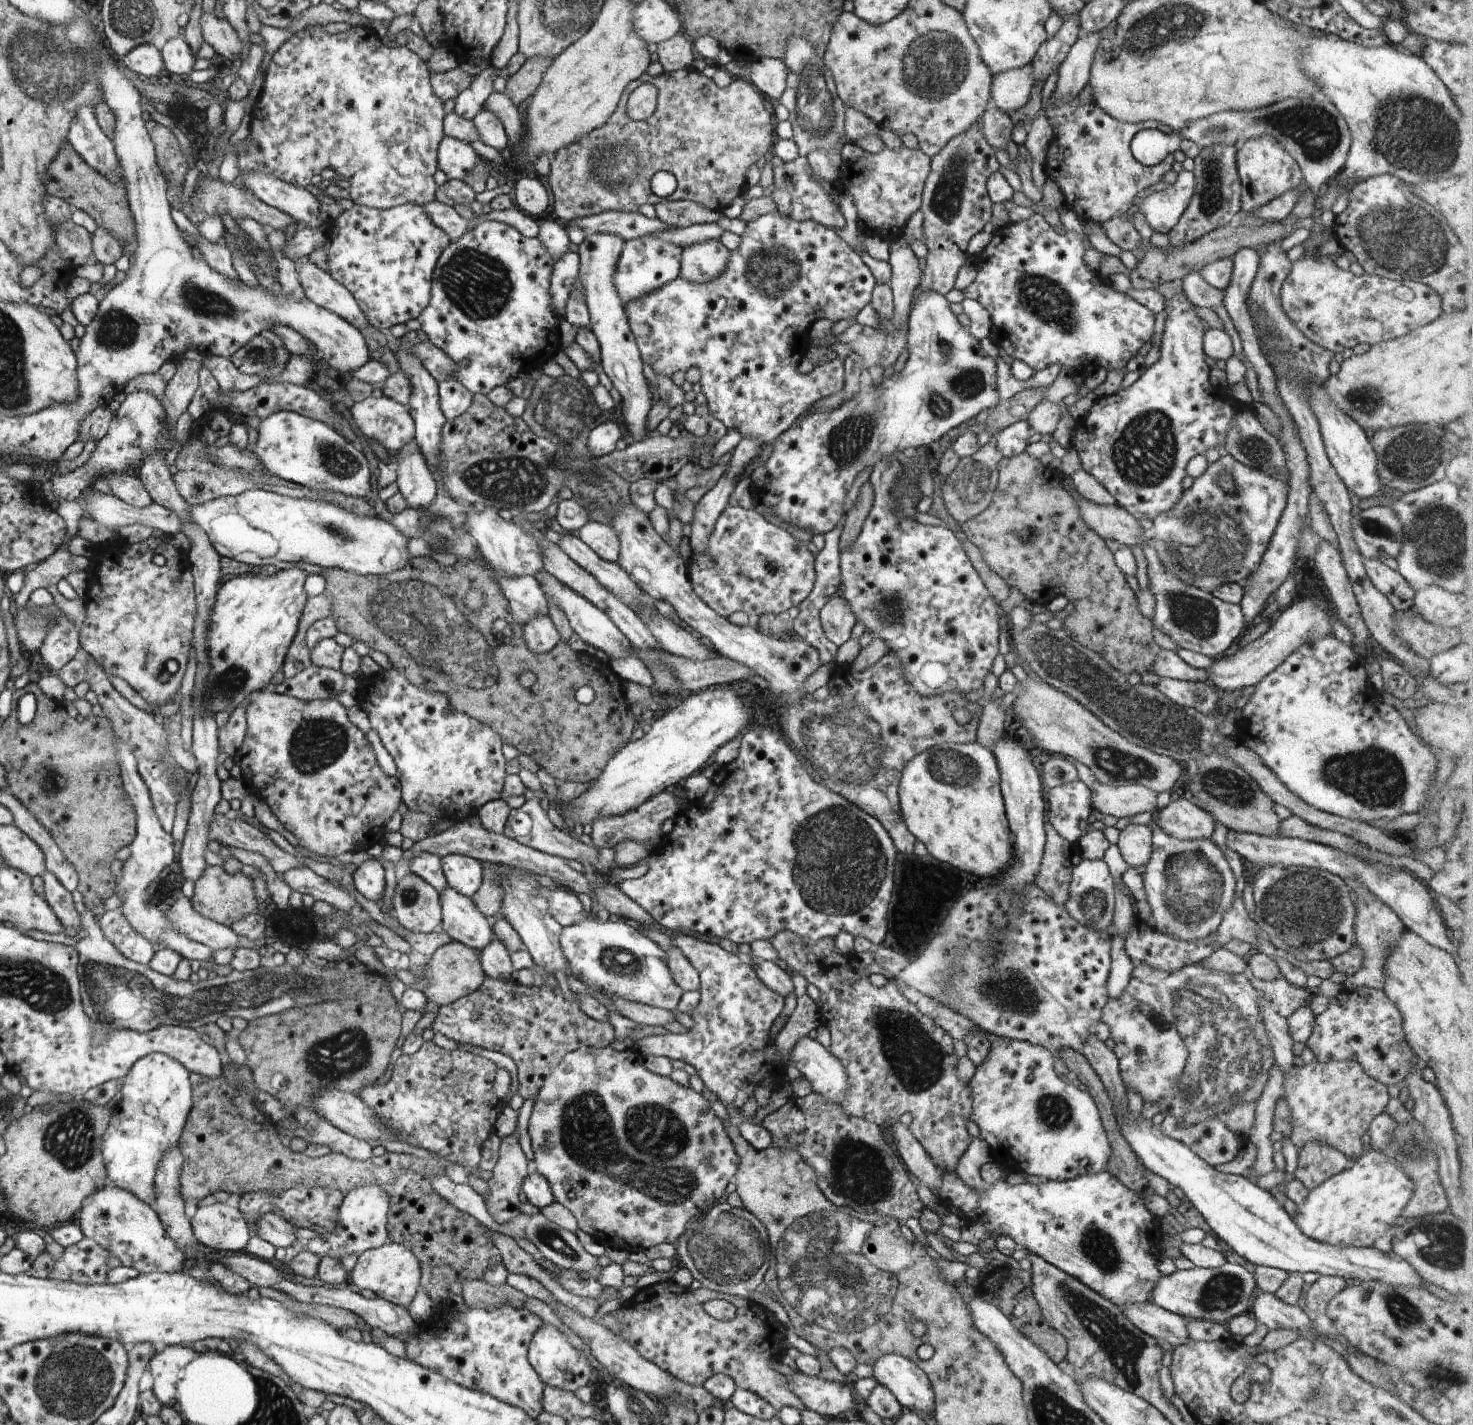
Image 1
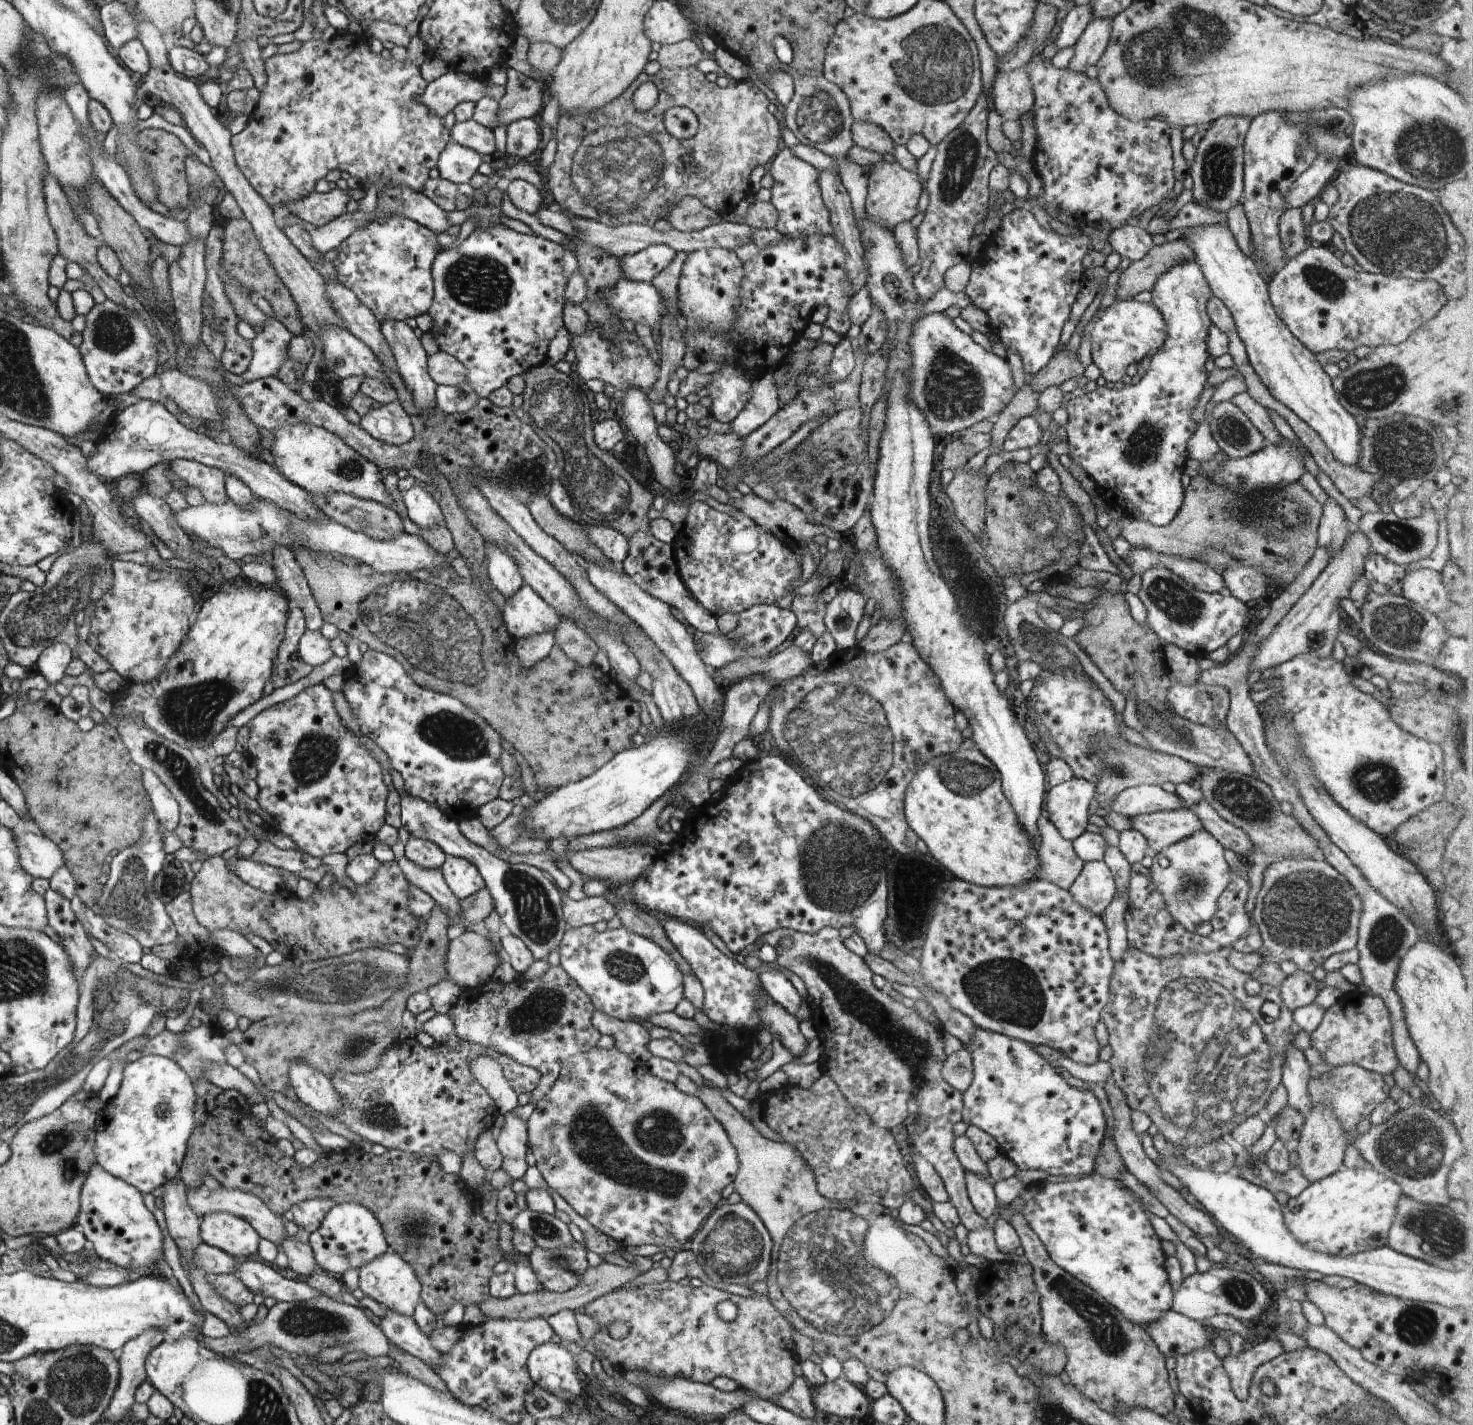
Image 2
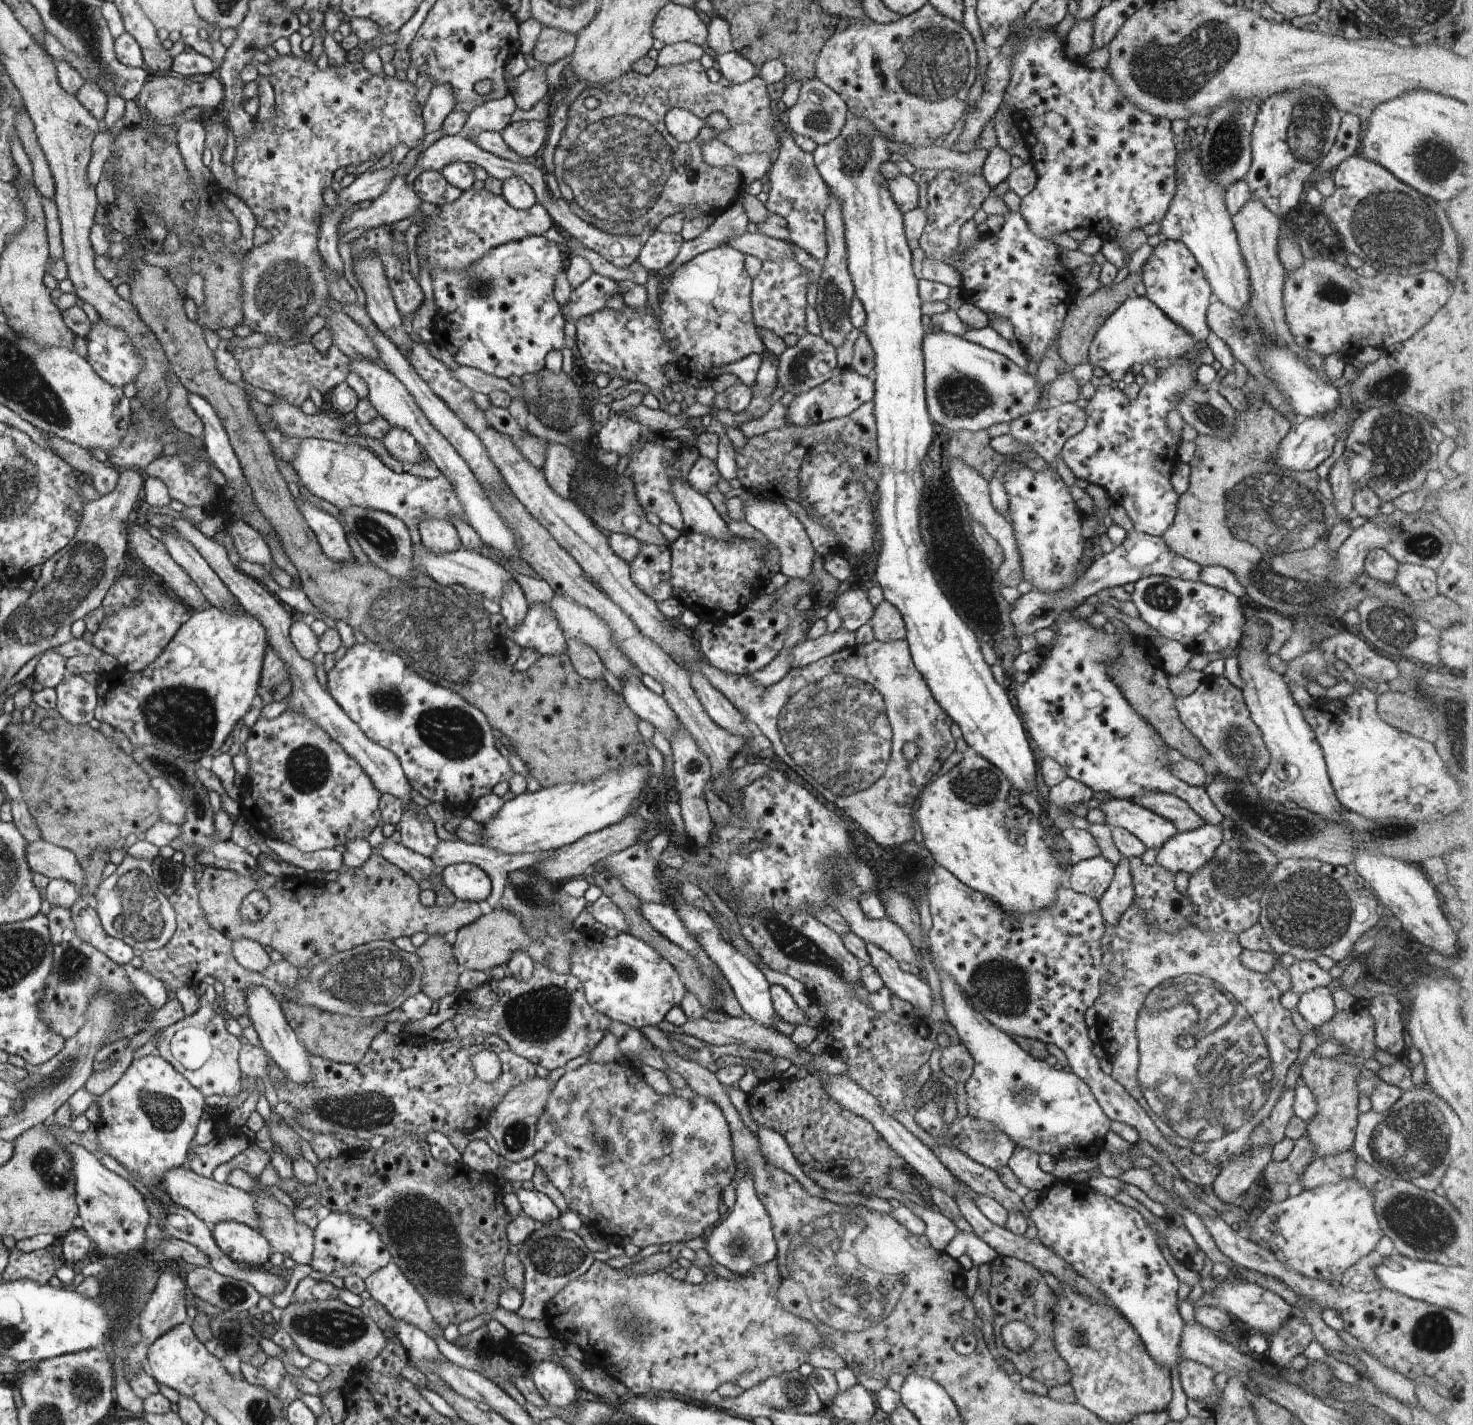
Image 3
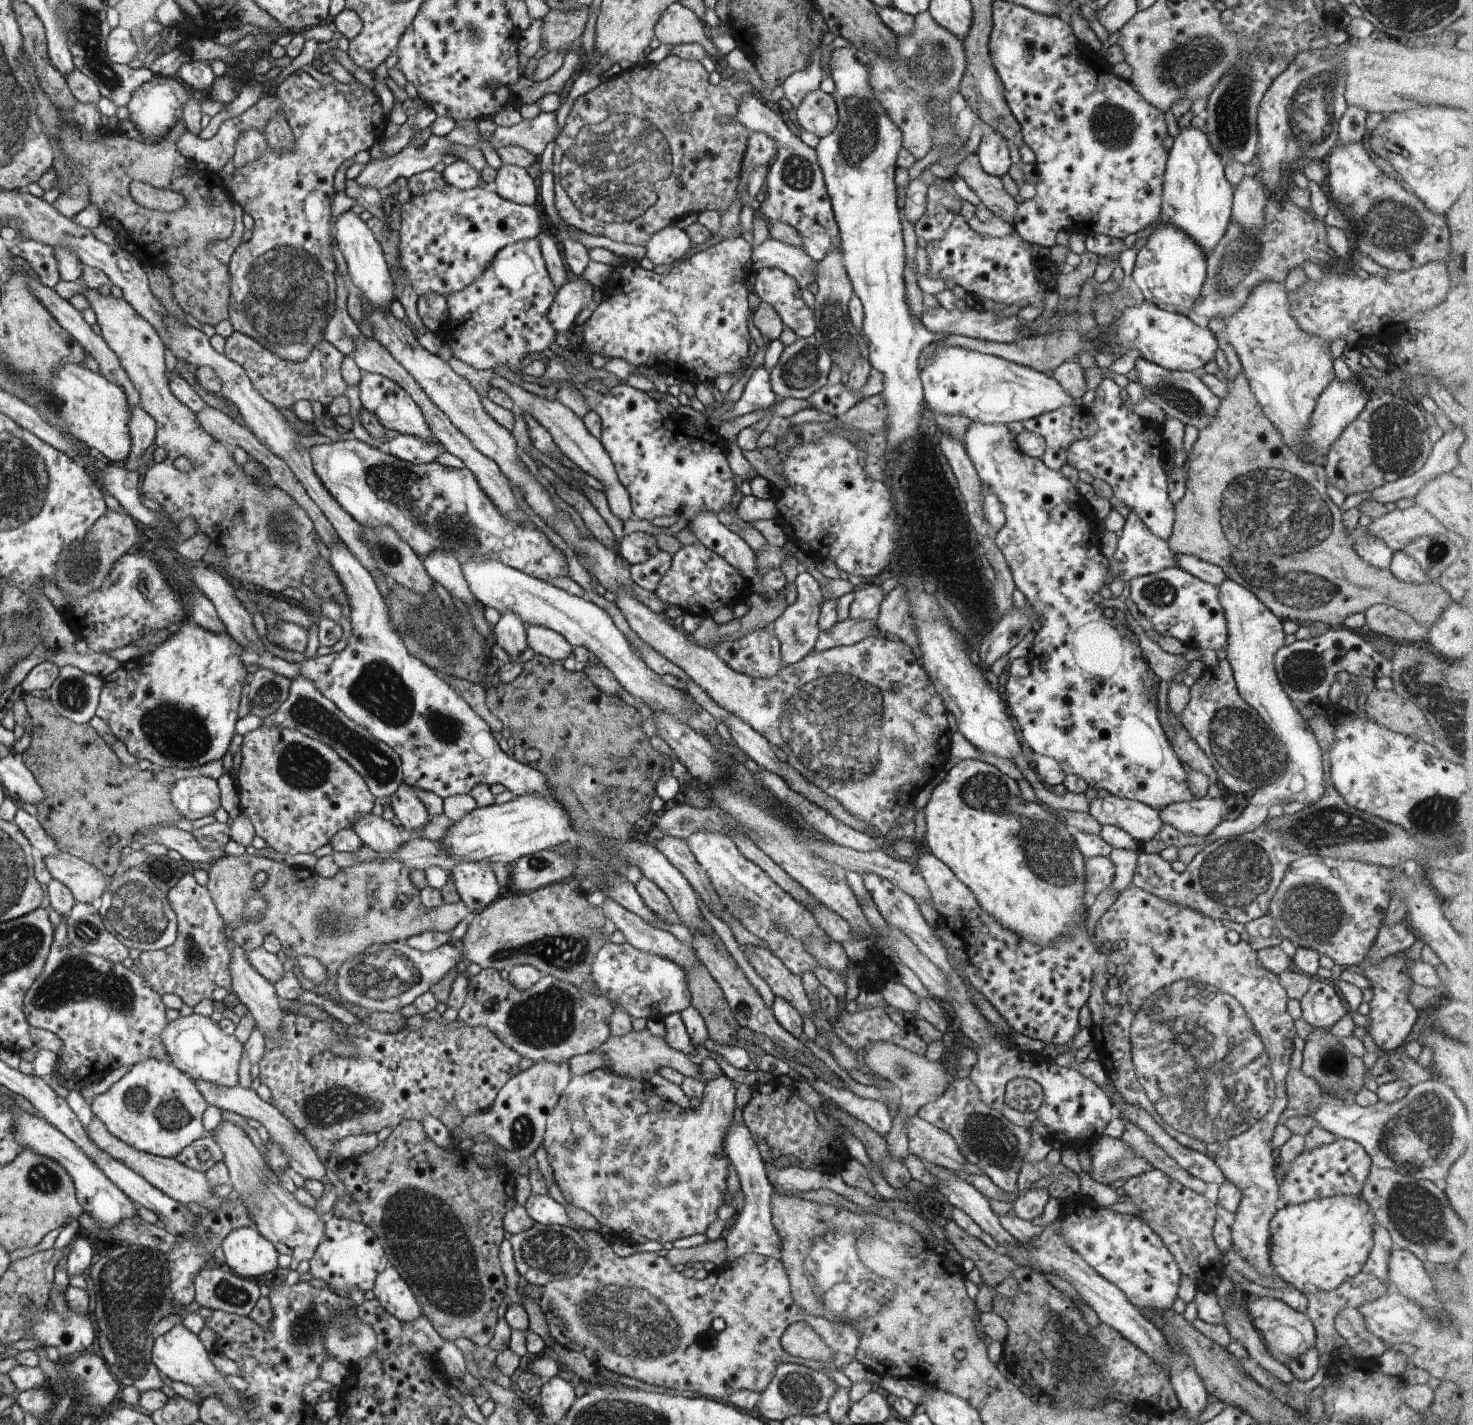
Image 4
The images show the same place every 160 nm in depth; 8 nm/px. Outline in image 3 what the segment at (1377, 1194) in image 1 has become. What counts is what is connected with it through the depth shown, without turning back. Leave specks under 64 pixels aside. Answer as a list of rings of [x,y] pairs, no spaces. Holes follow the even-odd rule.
[[[1355,1177],[1344,1178],[1338,1184],[1322,1184],[1284,1202],[1267,1201],[1245,1237],[1272,1250],[1284,1266],[1309,1278],[1336,1283],[1342,1272],[1373,1252],[1384,1236],[1376,1217],[1375,1200],[1374,1192]]]

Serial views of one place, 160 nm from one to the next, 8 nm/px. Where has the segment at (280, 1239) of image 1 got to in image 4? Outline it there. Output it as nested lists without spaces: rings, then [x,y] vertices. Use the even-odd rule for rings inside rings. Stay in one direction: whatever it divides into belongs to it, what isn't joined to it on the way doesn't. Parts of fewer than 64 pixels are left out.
[[[96,1116],[92,1117],[91,1122],[88,1124],[87,1134],[104,1152],[112,1156],[112,1158],[128,1165],[136,1174],[143,1176],[152,1186],[155,1186],[158,1190],[161,1190],[170,1198],[183,1205],[188,1204],[189,1201],[196,1202],[199,1205],[203,1205],[203,1211],[206,1212],[217,1209],[226,1200],[226,1198],[212,1198],[210,1189],[213,1187],[208,1183],[204,1173],[184,1166],[184,1164],[178,1162],[174,1157],[153,1155],[127,1145],[117,1136],[114,1136],[108,1130],[108,1127]]]

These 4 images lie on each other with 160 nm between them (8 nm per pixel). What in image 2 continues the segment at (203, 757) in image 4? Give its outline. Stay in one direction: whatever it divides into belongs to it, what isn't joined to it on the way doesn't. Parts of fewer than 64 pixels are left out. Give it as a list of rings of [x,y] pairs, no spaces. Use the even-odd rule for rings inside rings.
[[[243,580],[226,583],[220,592],[202,601],[200,616],[192,630],[188,630],[183,645],[174,658],[166,665],[164,674],[148,684],[129,684],[123,686],[112,696],[113,714],[132,716],[140,726],[158,732],[166,740],[184,749],[211,746],[224,726],[250,704],[262,699],[266,682],[272,678],[276,658],[286,634],[288,616],[293,604],[286,594],[275,592],[271,587],[262,585],[246,586]]]

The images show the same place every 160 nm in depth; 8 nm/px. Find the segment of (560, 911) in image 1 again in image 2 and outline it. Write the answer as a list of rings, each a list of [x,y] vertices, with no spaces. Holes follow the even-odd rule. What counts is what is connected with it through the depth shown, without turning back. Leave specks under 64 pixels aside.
[[[563,892],[561,905],[568,927],[591,926],[602,920],[609,921],[616,914],[615,907],[603,895],[576,901]]]

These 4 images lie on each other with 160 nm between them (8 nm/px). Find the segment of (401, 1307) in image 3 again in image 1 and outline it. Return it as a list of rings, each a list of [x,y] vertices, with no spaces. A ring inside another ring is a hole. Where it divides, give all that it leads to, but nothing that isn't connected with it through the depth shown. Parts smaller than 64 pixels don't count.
[[[384,1243],[381,1247],[361,1253],[351,1272],[350,1281],[360,1290],[373,1290],[377,1297],[408,1308],[415,1300],[416,1288],[420,1282],[419,1259],[412,1254],[408,1246],[398,1243]]]

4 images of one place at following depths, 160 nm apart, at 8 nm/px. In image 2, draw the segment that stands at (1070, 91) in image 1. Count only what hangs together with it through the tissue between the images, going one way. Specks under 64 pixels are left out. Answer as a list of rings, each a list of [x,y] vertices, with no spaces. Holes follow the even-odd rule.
[[[1093,18],[1091,20],[1088,27],[1082,32],[1080,38],[1078,38],[1078,42],[1076,42],[1076,45],[1073,47],[1074,58],[1072,58],[1072,62],[1070,62],[1067,67],[1070,72],[1078,72],[1078,74],[1085,73],[1088,67],[1094,66],[1100,61],[1110,41],[1111,20],[1111,18]]]

